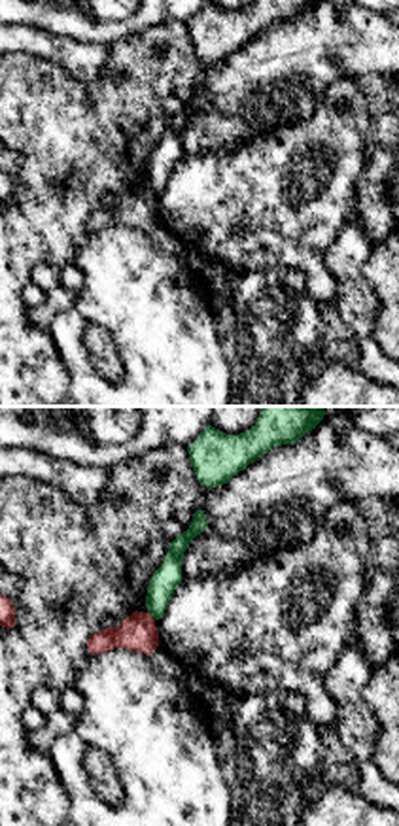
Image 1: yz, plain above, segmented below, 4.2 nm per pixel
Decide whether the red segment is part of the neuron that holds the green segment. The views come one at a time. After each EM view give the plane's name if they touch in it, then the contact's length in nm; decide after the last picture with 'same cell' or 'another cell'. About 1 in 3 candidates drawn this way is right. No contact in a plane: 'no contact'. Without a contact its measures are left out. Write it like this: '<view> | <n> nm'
yz | 50 nm

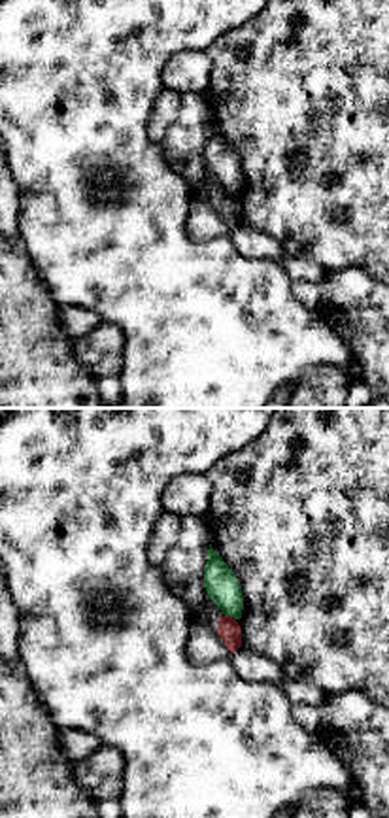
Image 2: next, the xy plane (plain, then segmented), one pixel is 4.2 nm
xy | 50 nm

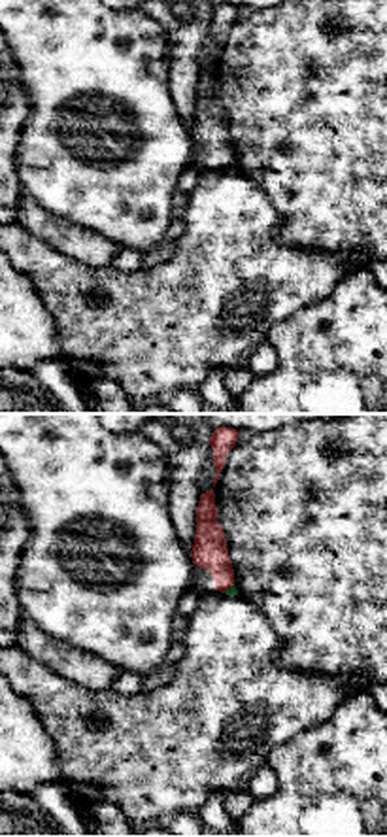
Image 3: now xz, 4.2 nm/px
xz | 50 nm

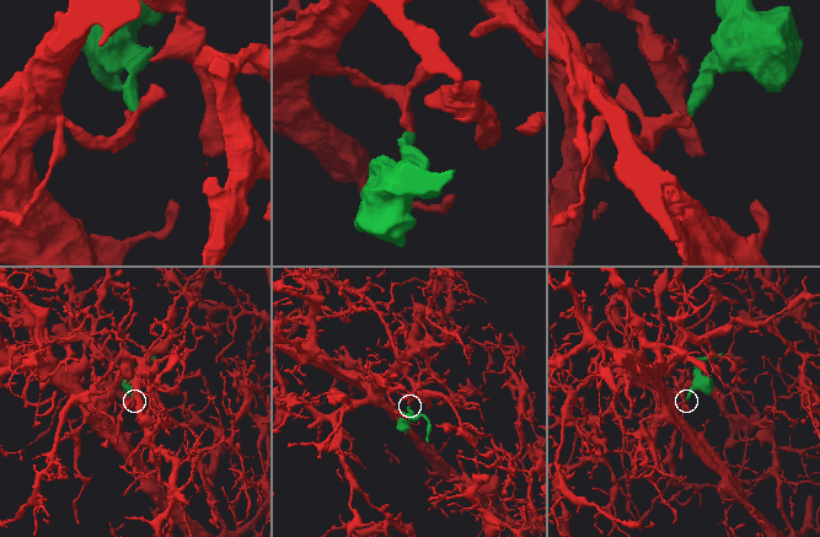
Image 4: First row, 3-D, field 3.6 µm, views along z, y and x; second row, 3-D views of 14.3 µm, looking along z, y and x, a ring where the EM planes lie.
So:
same cell

